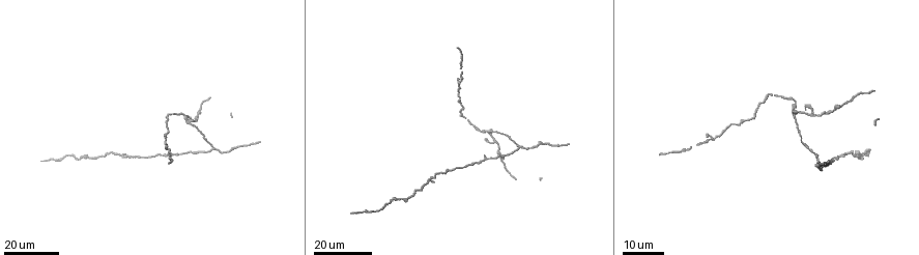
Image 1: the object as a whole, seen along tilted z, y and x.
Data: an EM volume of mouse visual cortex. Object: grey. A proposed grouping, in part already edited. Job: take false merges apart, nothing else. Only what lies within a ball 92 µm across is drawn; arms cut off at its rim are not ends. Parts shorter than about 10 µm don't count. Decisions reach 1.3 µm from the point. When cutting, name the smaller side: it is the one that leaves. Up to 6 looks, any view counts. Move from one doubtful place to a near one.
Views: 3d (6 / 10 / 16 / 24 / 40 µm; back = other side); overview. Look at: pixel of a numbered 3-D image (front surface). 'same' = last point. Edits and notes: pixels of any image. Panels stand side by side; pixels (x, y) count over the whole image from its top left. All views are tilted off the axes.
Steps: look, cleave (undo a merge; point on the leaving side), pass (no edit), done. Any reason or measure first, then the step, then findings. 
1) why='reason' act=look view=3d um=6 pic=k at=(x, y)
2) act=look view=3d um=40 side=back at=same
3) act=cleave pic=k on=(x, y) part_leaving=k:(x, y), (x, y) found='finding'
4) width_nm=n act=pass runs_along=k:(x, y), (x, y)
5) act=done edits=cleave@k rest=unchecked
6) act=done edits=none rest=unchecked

why='two arms in line, one across' act=look view=3d um=16 pic=1 at=(426, 179)

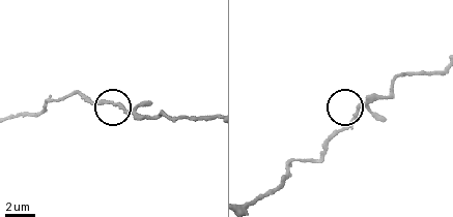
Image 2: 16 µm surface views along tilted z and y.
act=look view=3d um=6 pic=2 at=(123, 106)

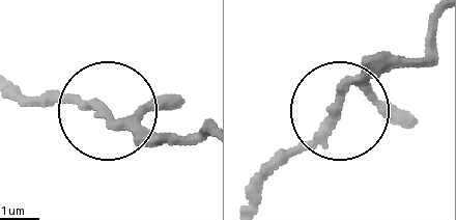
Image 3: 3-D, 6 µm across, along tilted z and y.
arms=3 act=pass found='all the same neuron'

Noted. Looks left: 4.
why='three-way junction' act=look view=3d um=16 pic=1 at=(818, 161)

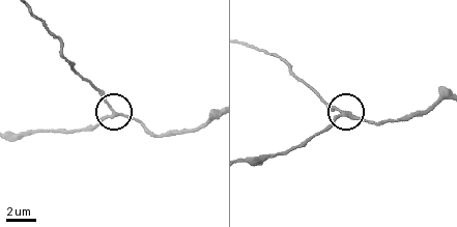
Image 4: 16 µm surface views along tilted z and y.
why='closer look' act=look view=3d um=6 pic=4 at=(113, 111)

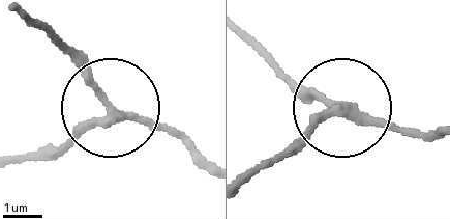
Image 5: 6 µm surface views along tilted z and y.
width_nm=200 act=pass runs_along=5:(21, 160), (53, 152), (107, 108), (186, 136) found='one neuron here'

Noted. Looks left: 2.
act=done edits=none rest=unchecked

